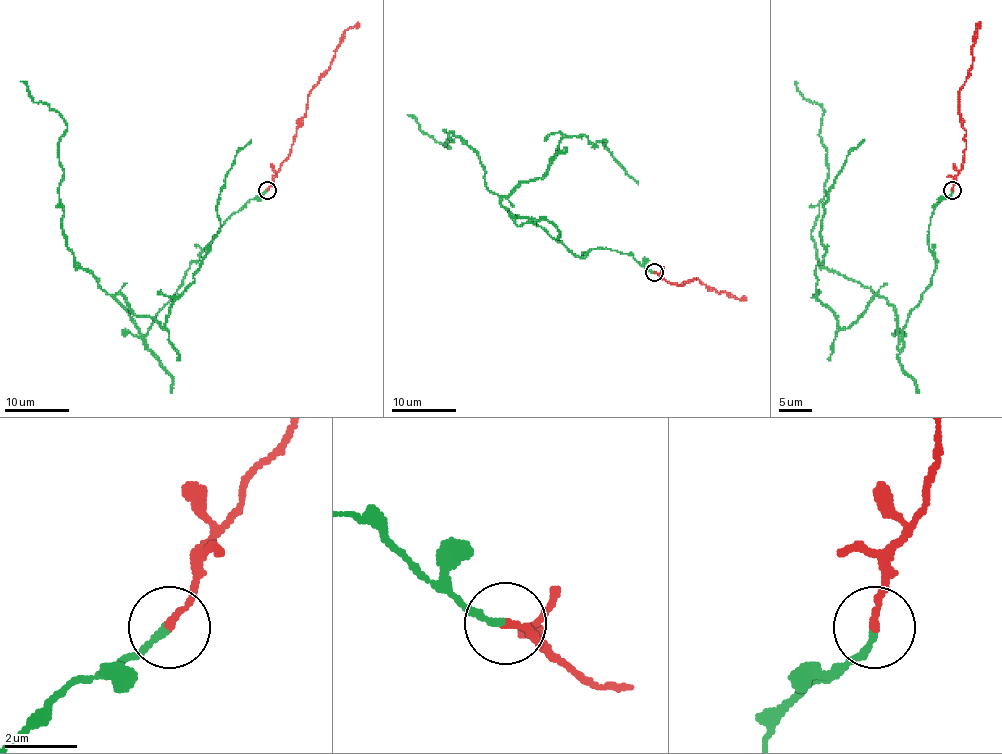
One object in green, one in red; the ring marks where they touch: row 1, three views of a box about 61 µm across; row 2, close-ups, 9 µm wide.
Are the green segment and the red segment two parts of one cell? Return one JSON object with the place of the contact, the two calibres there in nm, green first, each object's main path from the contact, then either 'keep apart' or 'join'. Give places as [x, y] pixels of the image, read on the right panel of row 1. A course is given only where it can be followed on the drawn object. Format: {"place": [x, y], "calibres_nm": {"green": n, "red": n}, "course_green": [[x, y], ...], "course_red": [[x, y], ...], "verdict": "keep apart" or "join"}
{"place": [952, 190], "calibres_nm": {"green": 190, "red": 200}, "course_green": [[953, 189], [933, 207], [932, 285], [901, 335], [875, 294], [842, 328], [816, 267], [829, 188], [864, 139]], "course_red": [[953, 189], [966, 147], [959, 91], [972, 65], [977, 23]], "verdict": "join"}

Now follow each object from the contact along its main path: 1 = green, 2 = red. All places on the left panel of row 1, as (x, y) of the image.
1: (267, 189), (228, 218), (141, 333), (114, 297), (165, 325), (219, 231), (220, 188), (251, 139)
2: (267, 189), (291, 147), (298, 122), (306, 112), (309, 91), (330, 65), (341, 34), (359, 23)

